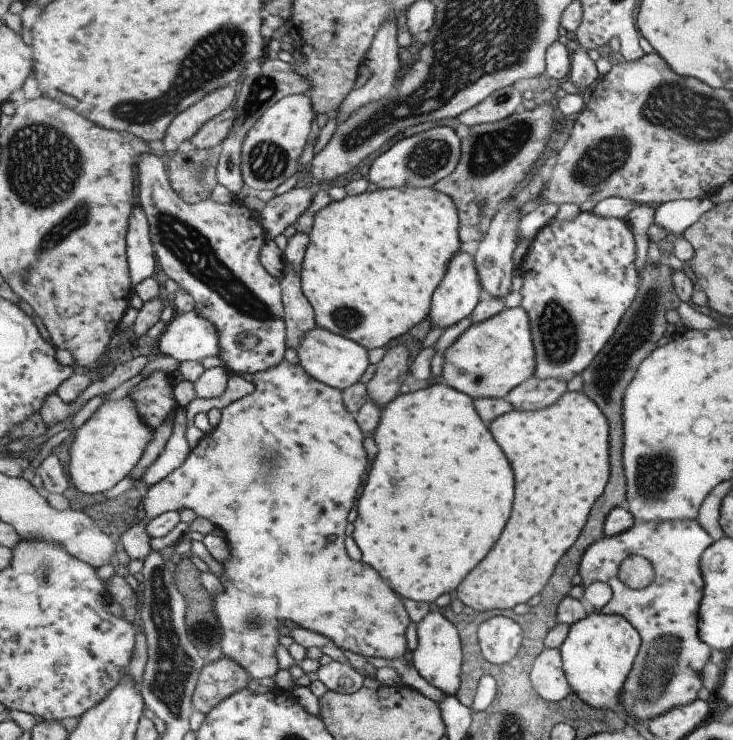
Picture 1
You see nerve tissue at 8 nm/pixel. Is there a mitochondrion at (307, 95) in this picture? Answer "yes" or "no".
no

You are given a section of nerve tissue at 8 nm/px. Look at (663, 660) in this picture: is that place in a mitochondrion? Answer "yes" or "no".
yes

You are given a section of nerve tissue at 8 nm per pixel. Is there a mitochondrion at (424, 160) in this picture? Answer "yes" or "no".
yes

